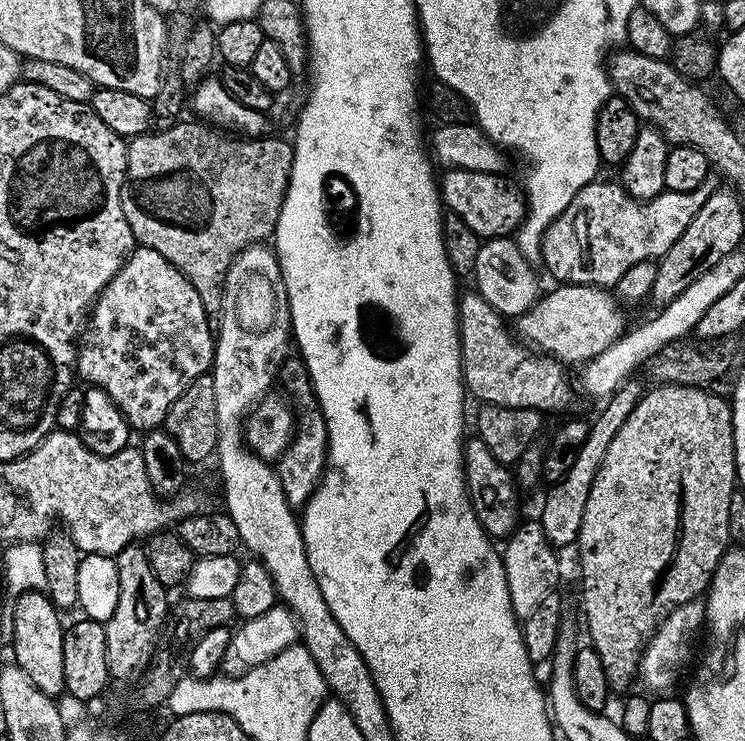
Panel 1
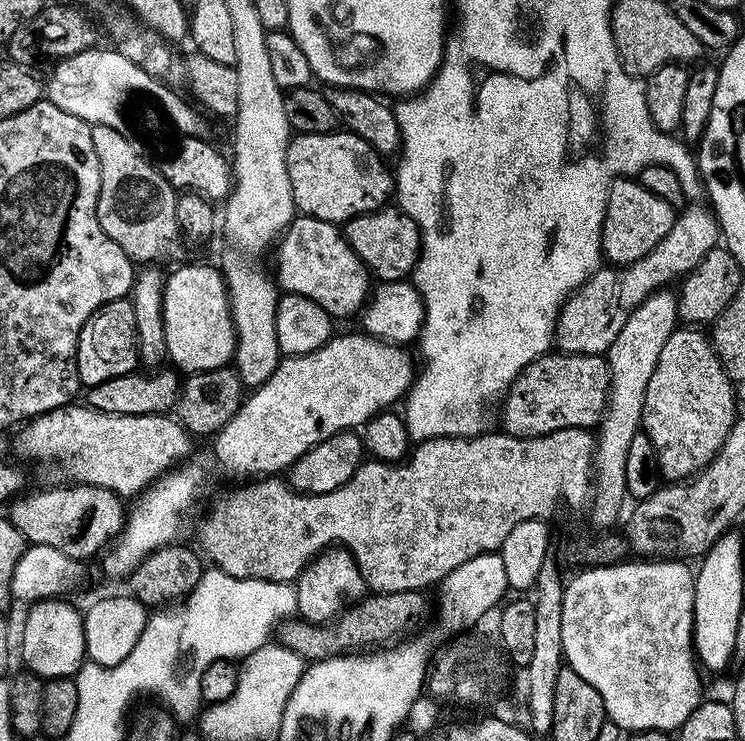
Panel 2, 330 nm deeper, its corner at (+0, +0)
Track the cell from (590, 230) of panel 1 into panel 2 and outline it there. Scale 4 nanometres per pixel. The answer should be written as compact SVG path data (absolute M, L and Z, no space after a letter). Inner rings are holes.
M621 178L613 180L608 191L608 205L604 215L604 225L600 231L600 250L603 259L612 266L627 266L642 259L674 226L678 212L670 202L662 202L658 194L642 187L639 179Z

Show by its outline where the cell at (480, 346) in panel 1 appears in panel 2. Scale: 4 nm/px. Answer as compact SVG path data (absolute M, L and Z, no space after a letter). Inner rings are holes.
M297 215L279 237L275 252L274 279L285 293L311 300L332 318L352 316L365 307L370 296L370 273L337 225L313 216Z

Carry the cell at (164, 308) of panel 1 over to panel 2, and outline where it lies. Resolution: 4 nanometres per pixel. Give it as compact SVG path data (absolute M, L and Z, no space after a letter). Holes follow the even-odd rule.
M184 264L172 273L169 271L164 281L161 310L167 359L181 373L219 372L221 368L227 368L233 363L236 354L236 327L232 324L228 286L219 267Z

